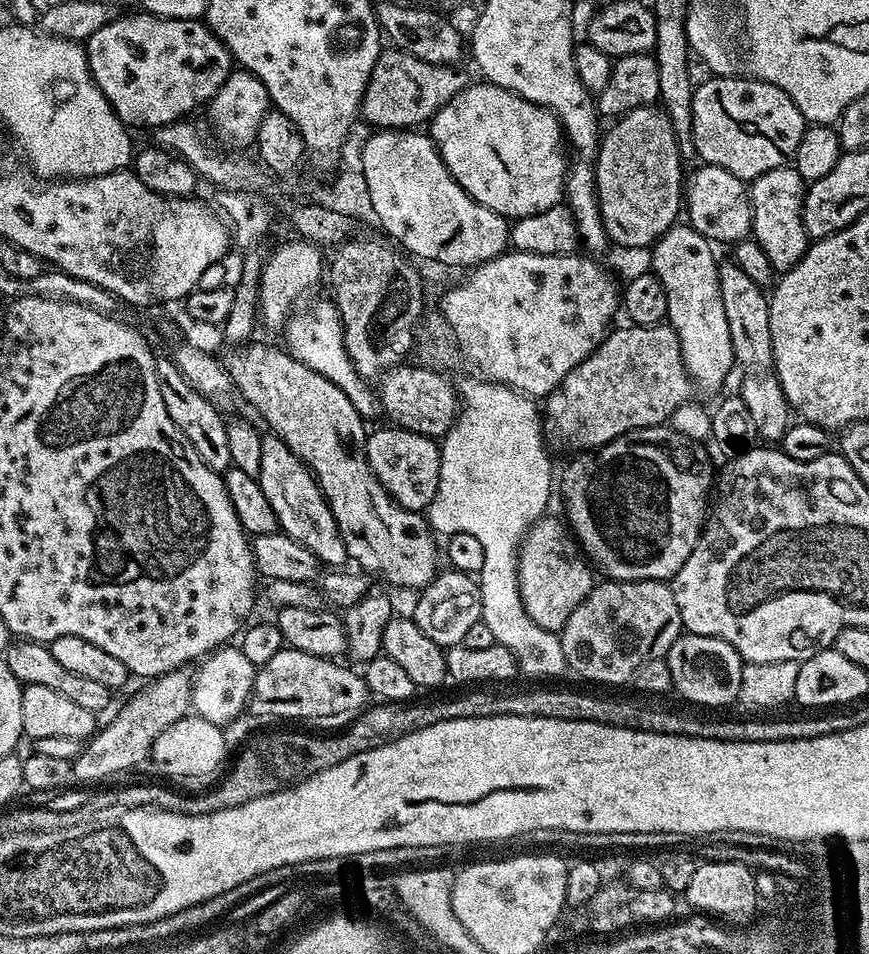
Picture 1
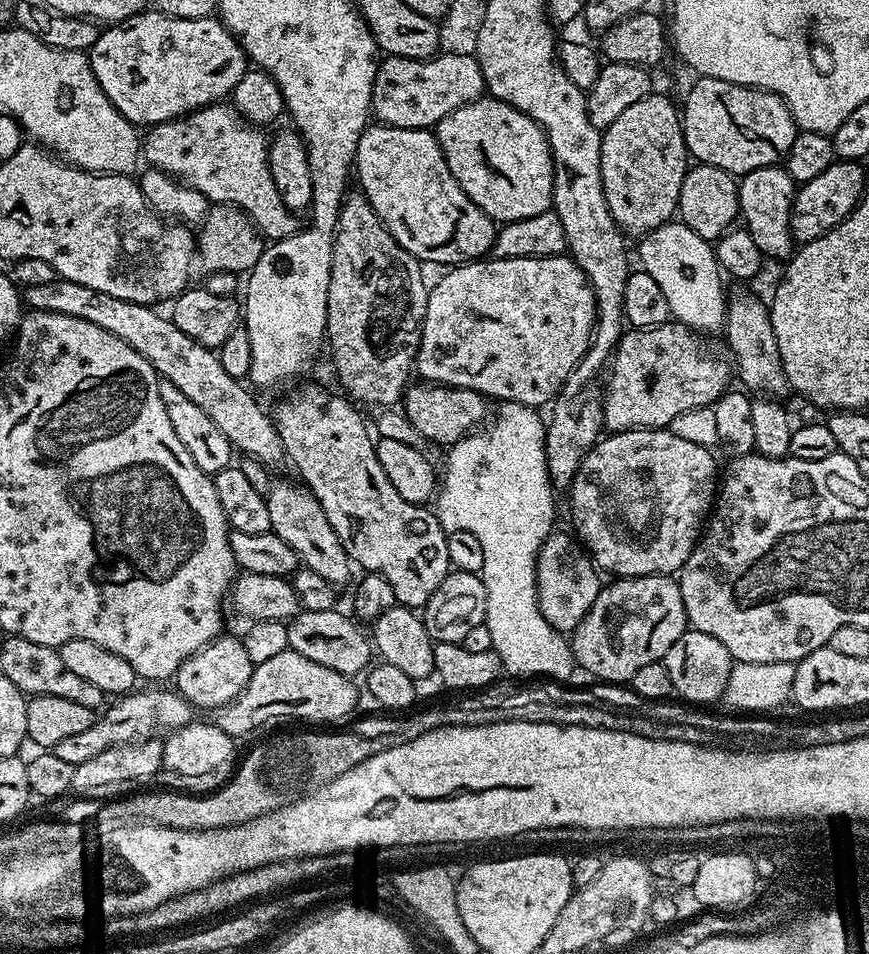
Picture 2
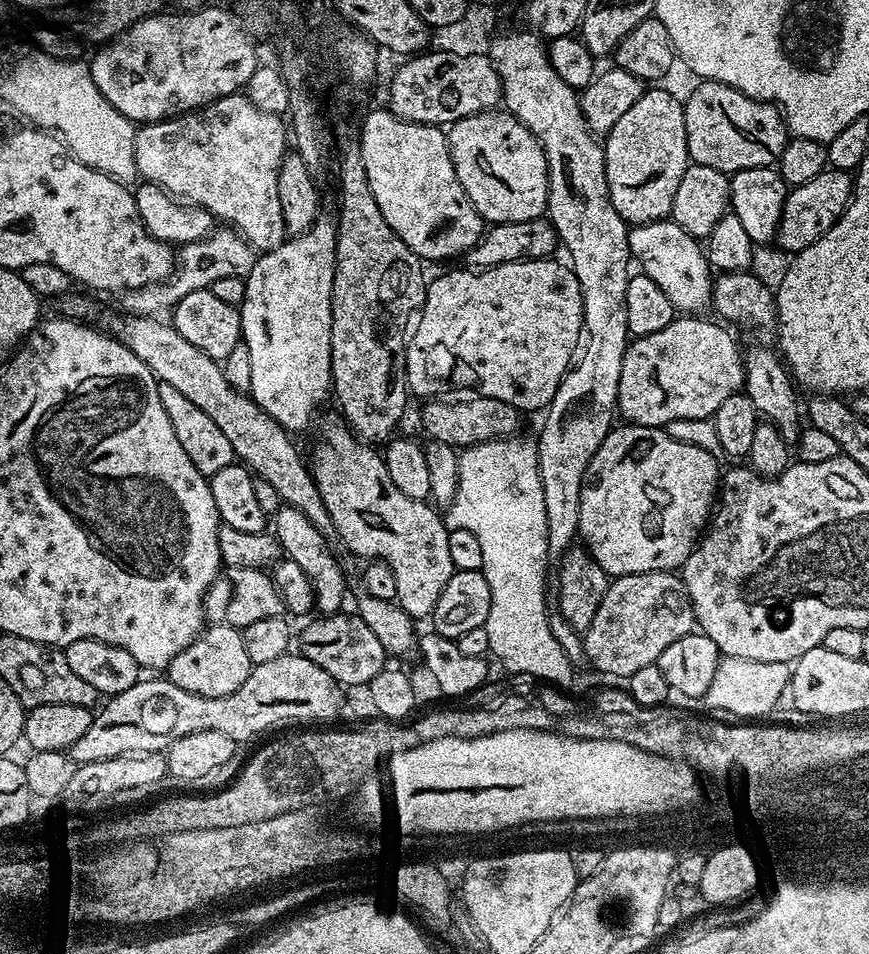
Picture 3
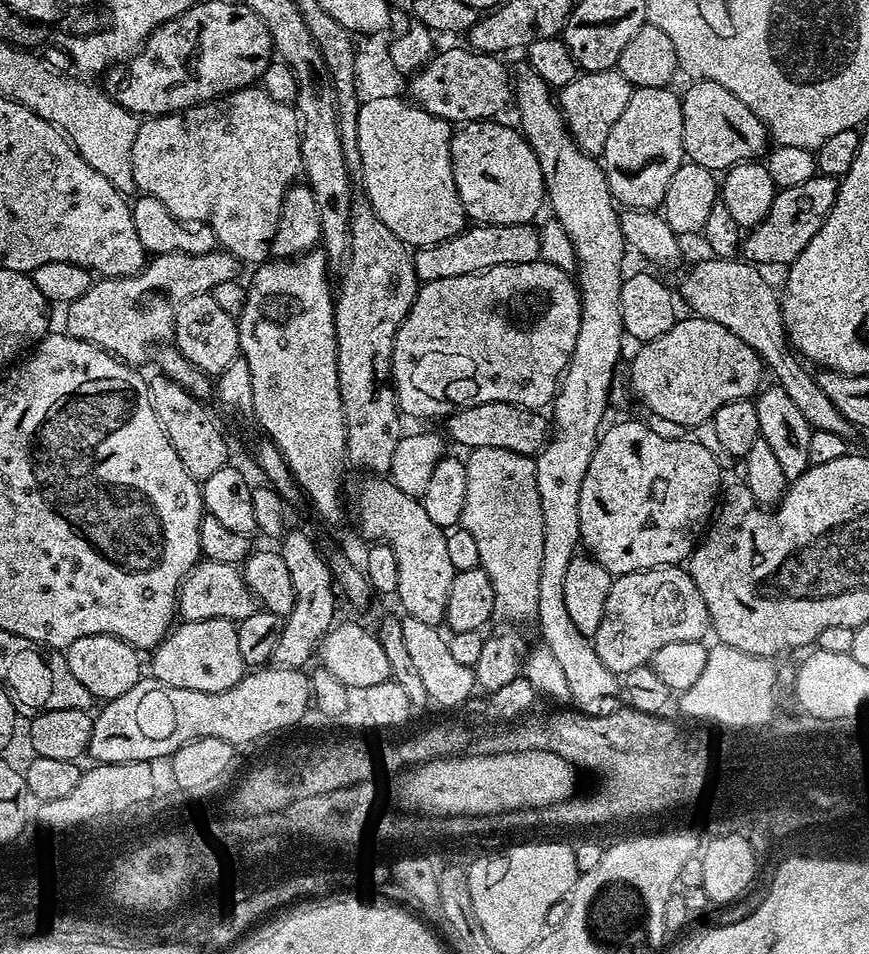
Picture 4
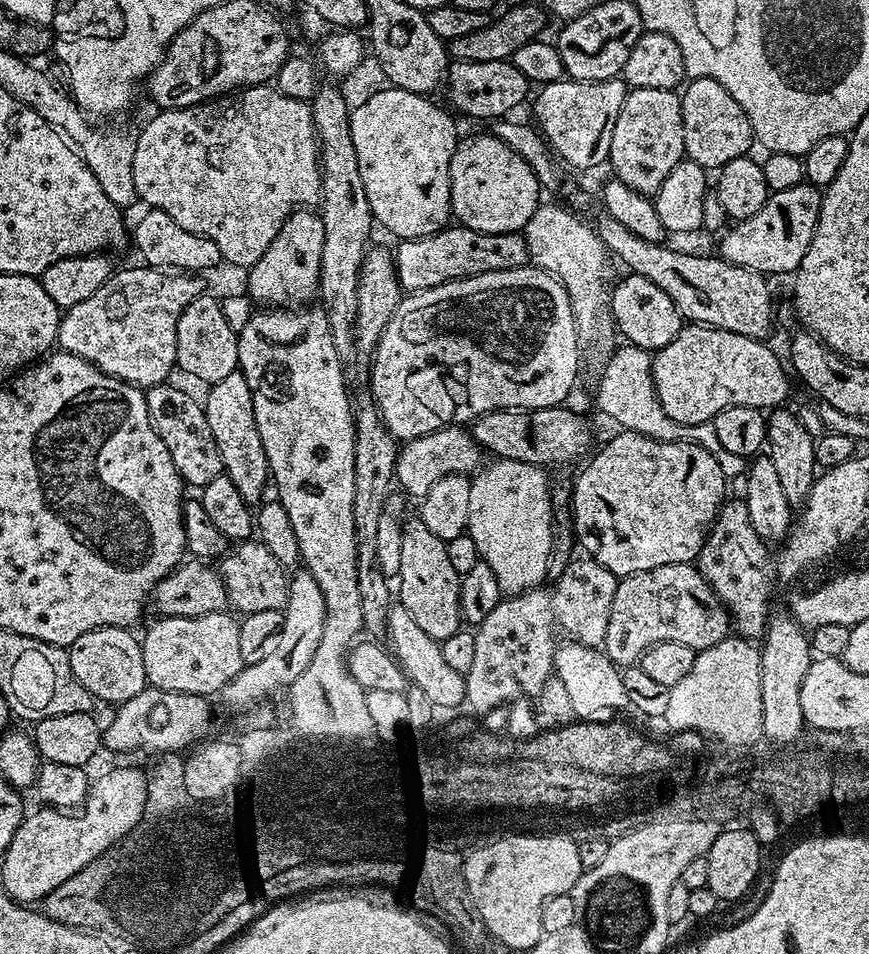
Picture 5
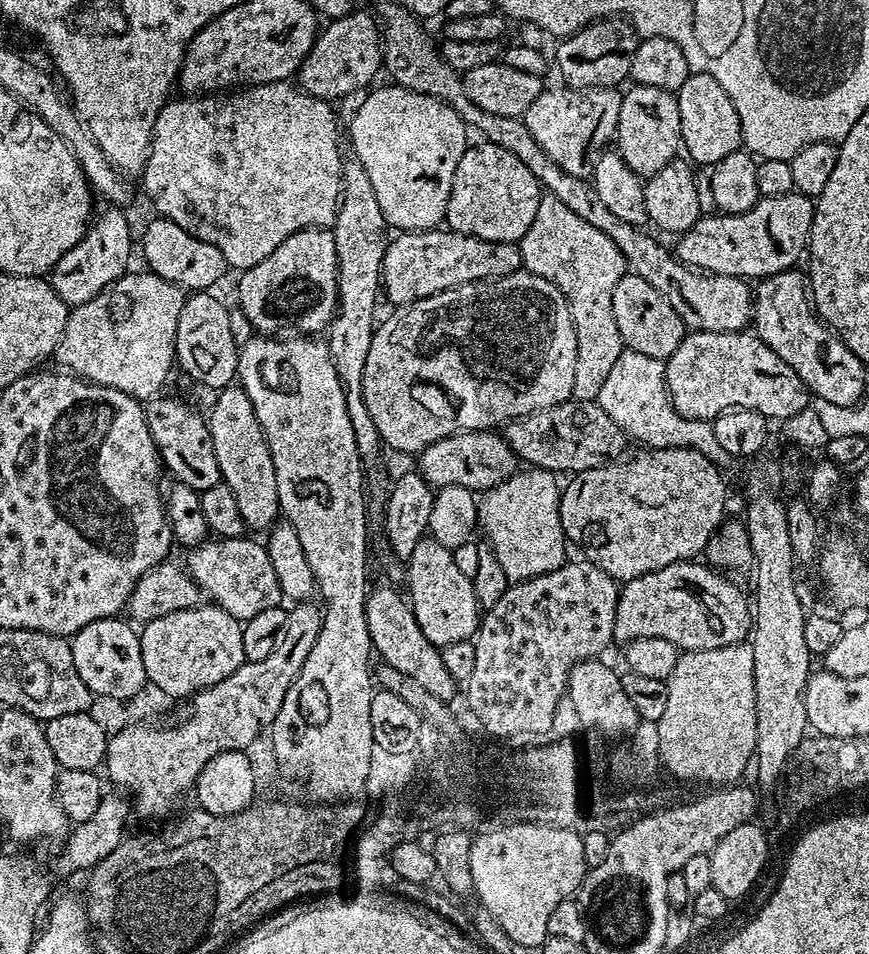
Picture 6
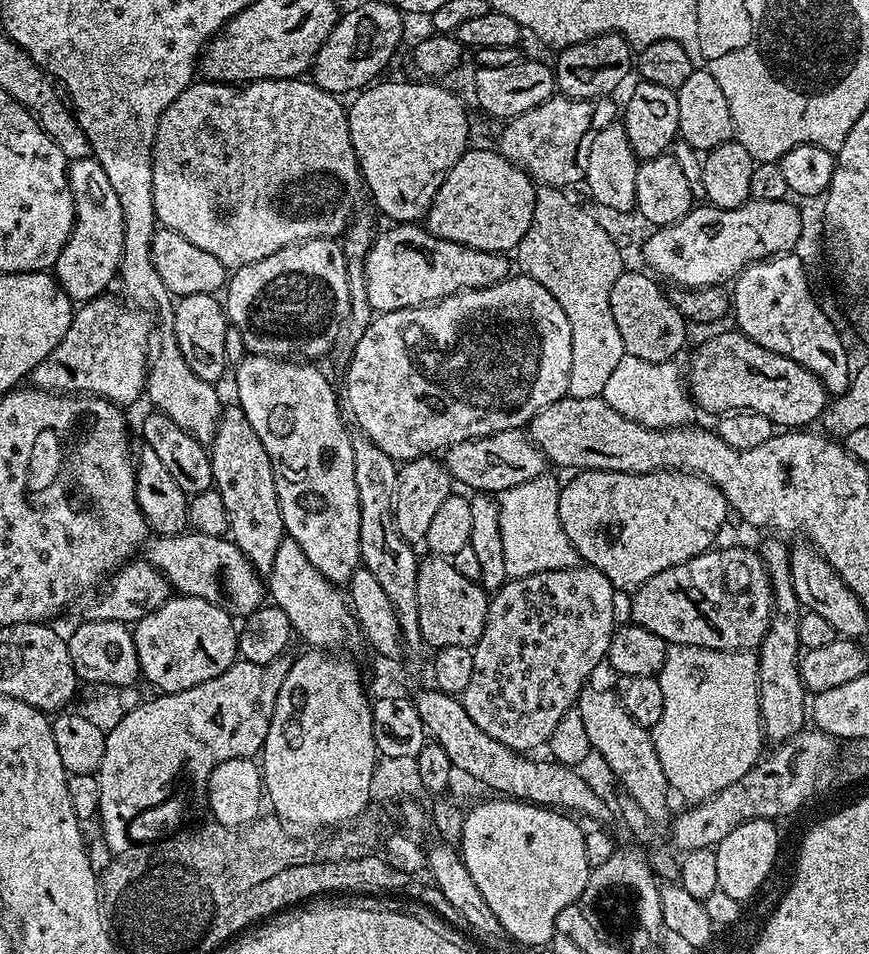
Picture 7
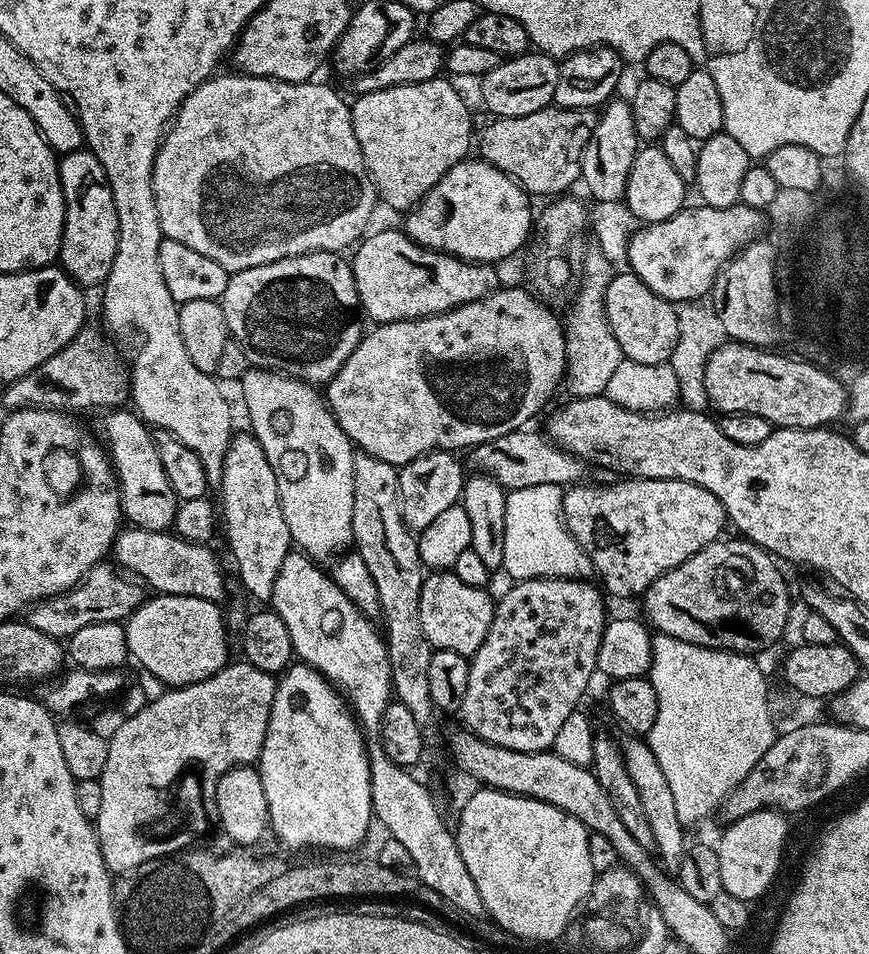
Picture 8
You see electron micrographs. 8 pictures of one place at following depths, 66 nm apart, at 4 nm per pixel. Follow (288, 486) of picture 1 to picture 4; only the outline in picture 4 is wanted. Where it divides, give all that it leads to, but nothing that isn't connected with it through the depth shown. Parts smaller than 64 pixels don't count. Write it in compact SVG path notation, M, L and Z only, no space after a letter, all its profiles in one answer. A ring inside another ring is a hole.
M289 531L279 541L278 551L290 570L296 591L296 605L284 622L284 629L272 651L272 660L277 665L303 669L307 660L313 659L320 639L328 633L336 616L336 596L332 572L328 569L327 559L316 549L316 544L304 532Z

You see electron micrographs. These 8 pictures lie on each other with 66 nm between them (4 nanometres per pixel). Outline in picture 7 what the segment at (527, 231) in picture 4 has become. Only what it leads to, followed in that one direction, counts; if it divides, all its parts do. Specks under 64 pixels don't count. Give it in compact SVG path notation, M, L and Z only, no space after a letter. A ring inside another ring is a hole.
M400 222L377 235L364 260L366 270L366 298L370 298L373 313L393 312L407 308L421 308L424 304L435 304L437 300L452 296L456 292L465 292L468 288L485 288L508 279L510 260L505 253L487 252L458 242L443 240L428 231L427 227L416 222Z

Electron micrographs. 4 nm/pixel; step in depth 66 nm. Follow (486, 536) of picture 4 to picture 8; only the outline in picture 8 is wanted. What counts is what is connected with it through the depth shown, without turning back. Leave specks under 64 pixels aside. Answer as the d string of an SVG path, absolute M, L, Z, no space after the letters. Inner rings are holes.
M558 484L511 489L506 495L506 530L504 531L504 567L509 581L517 580L588 580L593 575L592 560L578 546L564 525L565 489Z

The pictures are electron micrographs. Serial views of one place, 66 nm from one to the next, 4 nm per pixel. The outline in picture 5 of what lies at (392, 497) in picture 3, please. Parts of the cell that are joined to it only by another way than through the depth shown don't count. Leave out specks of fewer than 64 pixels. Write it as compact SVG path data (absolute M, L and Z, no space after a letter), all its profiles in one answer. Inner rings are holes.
M419 518L409 519L404 526L404 545L402 546L402 562L404 567L400 570L398 583L399 603L406 610L410 610L410 615L414 617L414 622L430 634L430 638L443 642L450 638L450 634L461 631L462 617L460 615L460 578L461 576L454 570L454 565L450 562L449 555L446 554L446 543L438 538L438 534L432 534Z

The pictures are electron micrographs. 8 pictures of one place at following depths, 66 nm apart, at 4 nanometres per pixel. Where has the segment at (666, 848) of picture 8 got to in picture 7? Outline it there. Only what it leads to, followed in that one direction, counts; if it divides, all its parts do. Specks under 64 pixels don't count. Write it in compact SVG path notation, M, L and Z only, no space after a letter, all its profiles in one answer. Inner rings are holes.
M592 687L582 689L578 701L580 724L586 726L586 738L591 742L595 755L600 755L605 766L620 779L623 793L634 798L634 802L646 810L646 818L650 818L653 825L660 826L664 819L669 819L670 789L666 770L662 770L662 762L658 762L658 750L654 750L651 731L634 722L611 687Z

